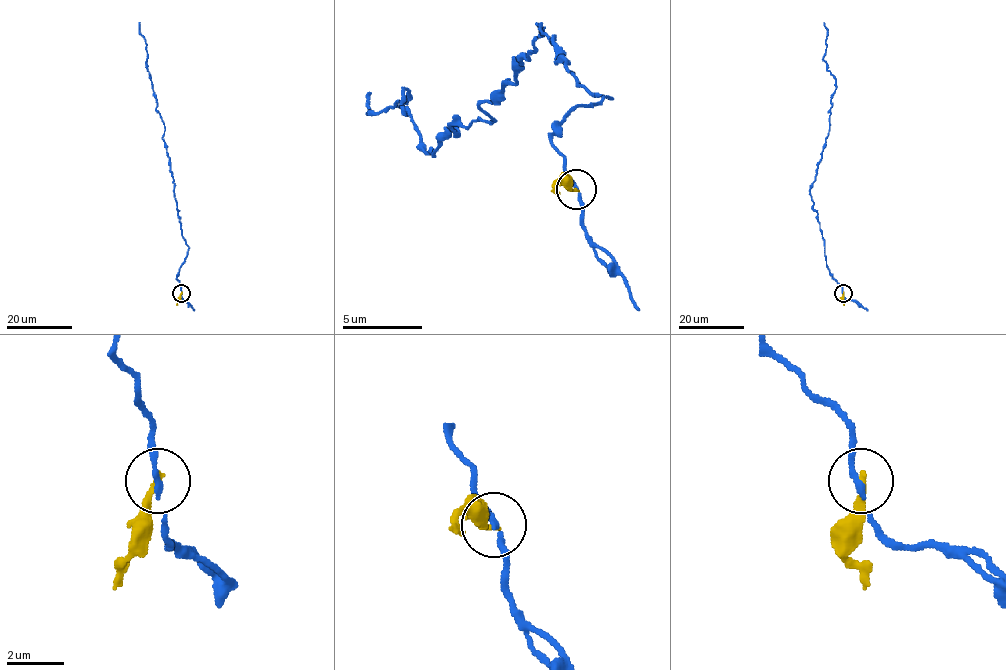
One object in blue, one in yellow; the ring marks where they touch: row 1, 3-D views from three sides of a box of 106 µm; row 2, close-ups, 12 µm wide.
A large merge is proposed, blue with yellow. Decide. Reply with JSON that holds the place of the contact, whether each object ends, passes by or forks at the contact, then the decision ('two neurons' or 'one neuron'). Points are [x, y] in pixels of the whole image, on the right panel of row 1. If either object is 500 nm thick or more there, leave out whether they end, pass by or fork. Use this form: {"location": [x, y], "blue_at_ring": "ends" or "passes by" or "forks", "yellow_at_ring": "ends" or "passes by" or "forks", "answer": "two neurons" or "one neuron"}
{"location": [843, 293], "blue_at_ring": "passes by", "yellow_at_ring": "ends", "answer": "two neurons"}

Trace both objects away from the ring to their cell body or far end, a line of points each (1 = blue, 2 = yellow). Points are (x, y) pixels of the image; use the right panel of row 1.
1: (843, 292), (826, 264), (810, 193), (836, 88), (823, 59), (828, 34), (824, 22)
2: (843, 292), (843, 305)

